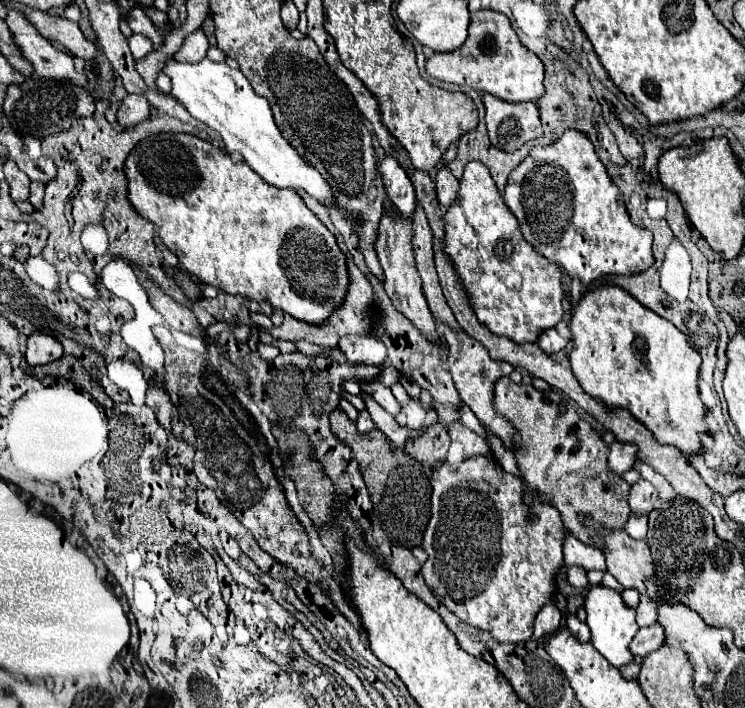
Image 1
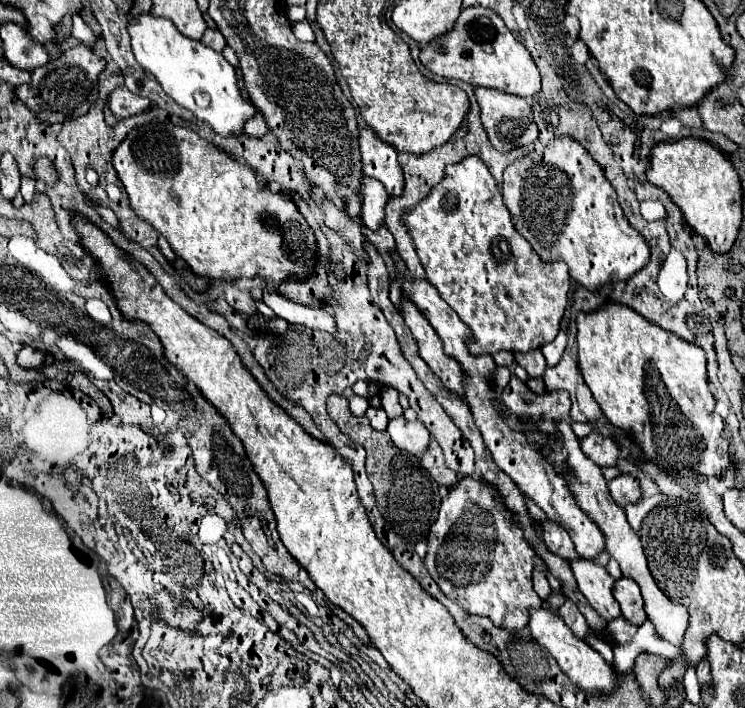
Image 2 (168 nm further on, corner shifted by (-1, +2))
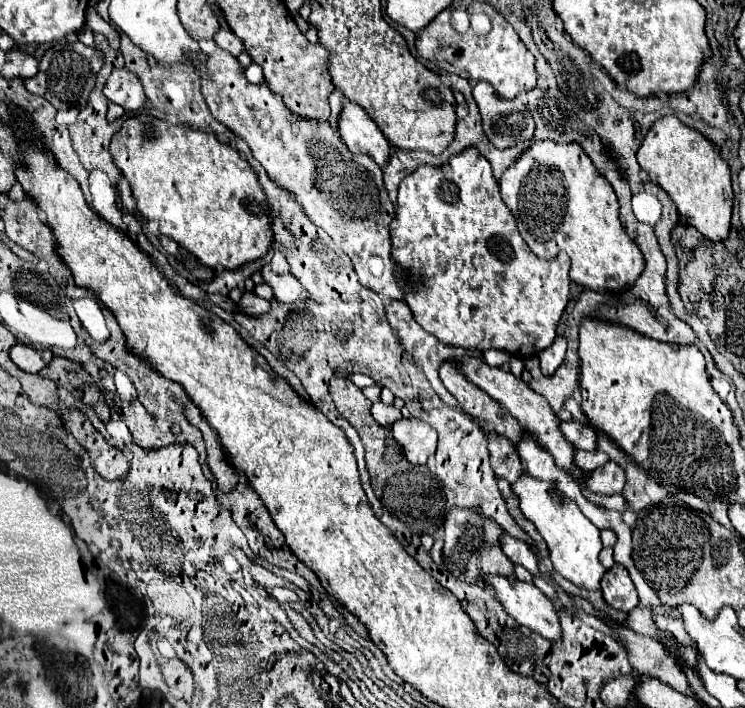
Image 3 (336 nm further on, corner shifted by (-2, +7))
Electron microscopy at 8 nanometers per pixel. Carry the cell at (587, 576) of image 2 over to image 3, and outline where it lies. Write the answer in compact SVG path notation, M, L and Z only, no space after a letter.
M524 474L516 484L512 484L512 490L520 498L522 514L536 526L536 530L540 532L540 536L544 538L544 542L546 542L546 546L550 550L550 560L554 564L554 570L560 572L566 580L574 582L580 588L600 590L602 588L600 580L606 574L606 568L598 560L598 554L602 550L600 532L580 512L580 508L574 502L570 502L562 492L560 492L560 496L564 498L564 502L562 504L552 502L550 494L548 494L552 488L554 488L554 484L536 480L536 478L528 476L528 474Z

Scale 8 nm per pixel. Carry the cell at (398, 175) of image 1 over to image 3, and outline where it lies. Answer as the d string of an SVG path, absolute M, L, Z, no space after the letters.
M350 100L344 102L340 116L340 134L354 156L368 154L374 158L374 162L378 162L380 168L386 168L390 160L390 142L370 120L370 116Z

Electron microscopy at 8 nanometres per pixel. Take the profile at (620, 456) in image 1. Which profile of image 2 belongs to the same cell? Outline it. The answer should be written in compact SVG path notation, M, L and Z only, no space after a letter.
M593 431L579 441L581 441L581 451L599 467L613 467L617 463L619 447L611 437L601 437L599 433Z

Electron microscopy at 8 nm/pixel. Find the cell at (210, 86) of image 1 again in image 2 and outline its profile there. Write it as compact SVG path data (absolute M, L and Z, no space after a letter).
M151 11L149 13L141 13L137 17L133 17L131 13L125 13L127 17L127 31L131 37L131 47L135 53L135 59L139 61L139 65L147 71L151 71L155 75L155 79L159 81L159 85L163 87L163 91L177 101L181 107L193 111L193 115L205 123L209 123L215 133L219 135L243 135L243 125L245 119L249 119L255 113L255 107L251 101L245 101L237 89L237 75L235 69L225 61L225 57L221 53L215 53L213 49L205 47L201 41L193 41L185 35L181 35L177 31L177 27L165 19L165 17L157 17Z

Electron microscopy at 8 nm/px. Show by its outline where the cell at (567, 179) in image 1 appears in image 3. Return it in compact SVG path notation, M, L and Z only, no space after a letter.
M552 140L536 142L502 174L498 184L502 200L514 214L518 222L518 232L522 234L530 250L546 260L554 258L558 252L566 252L572 262L570 278L576 284L582 284L596 292L618 292L634 284L636 278L642 274L646 260L634 240L630 240L618 218L620 206L614 190L610 188L610 182L594 168L594 164L590 164L590 158L582 152L582 146L574 142L558 144Z

